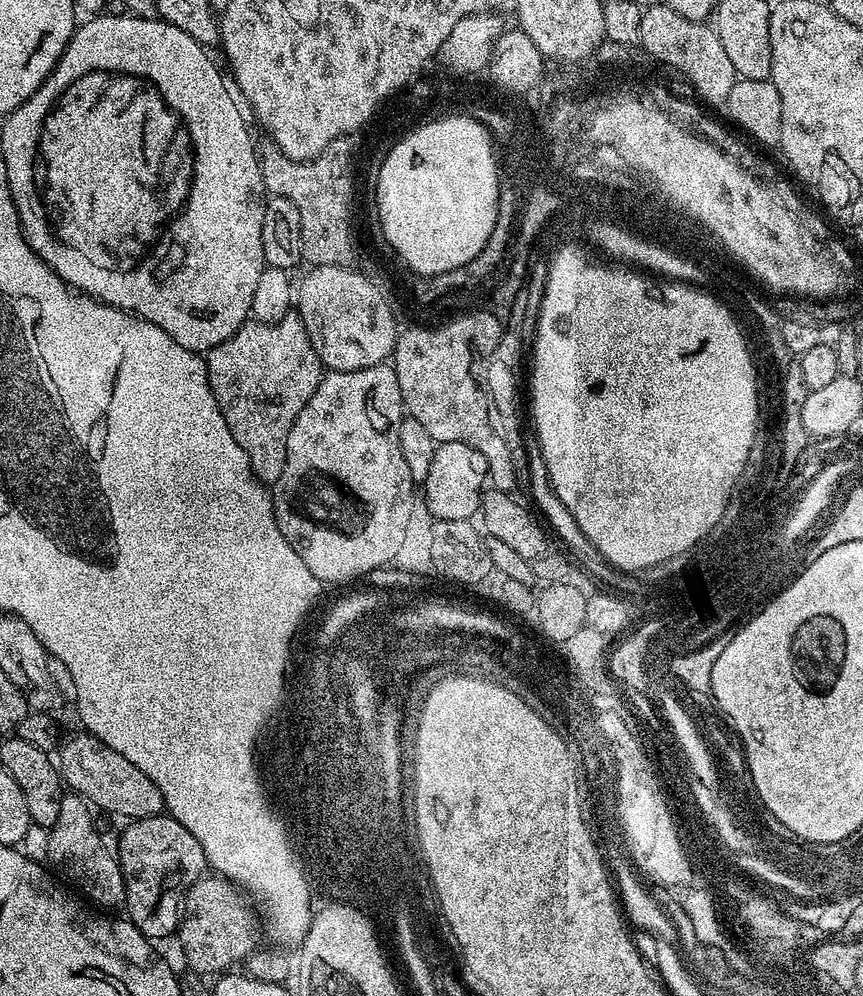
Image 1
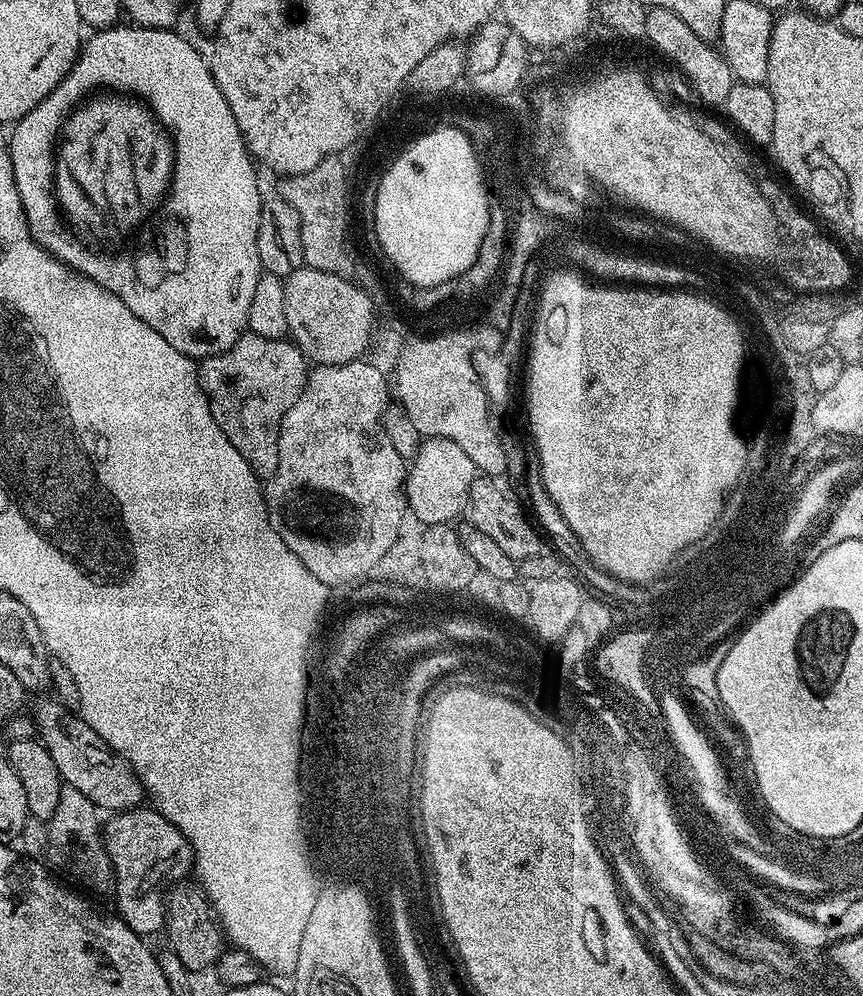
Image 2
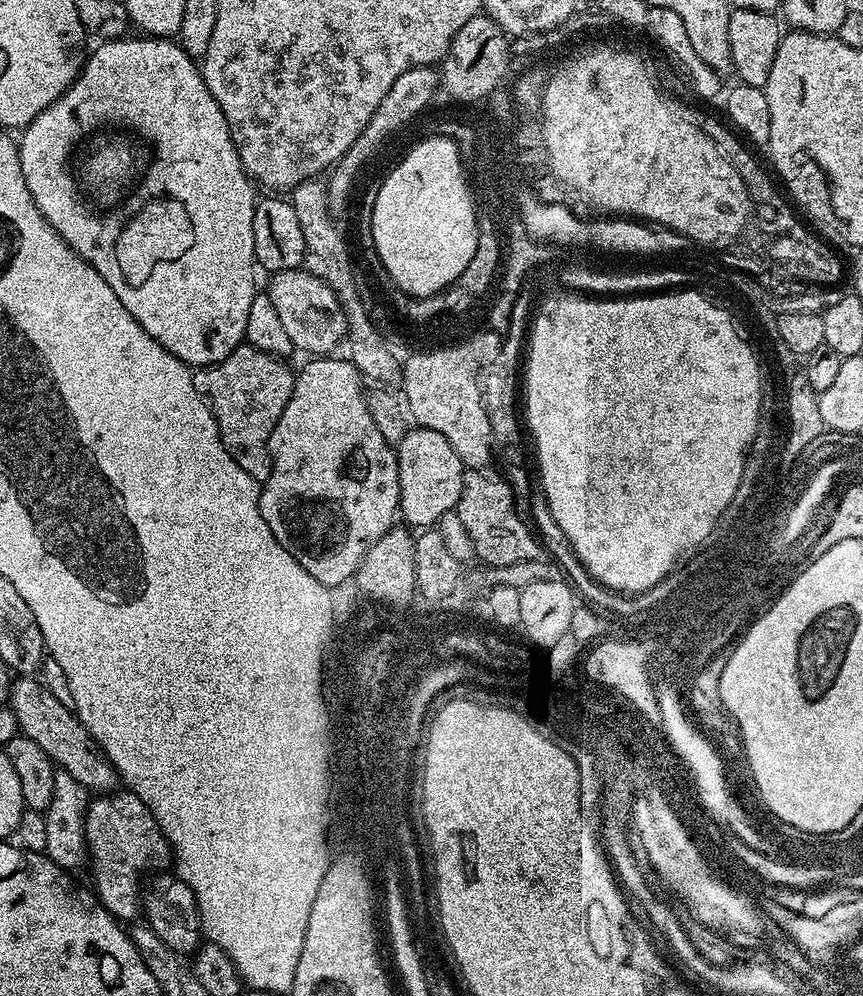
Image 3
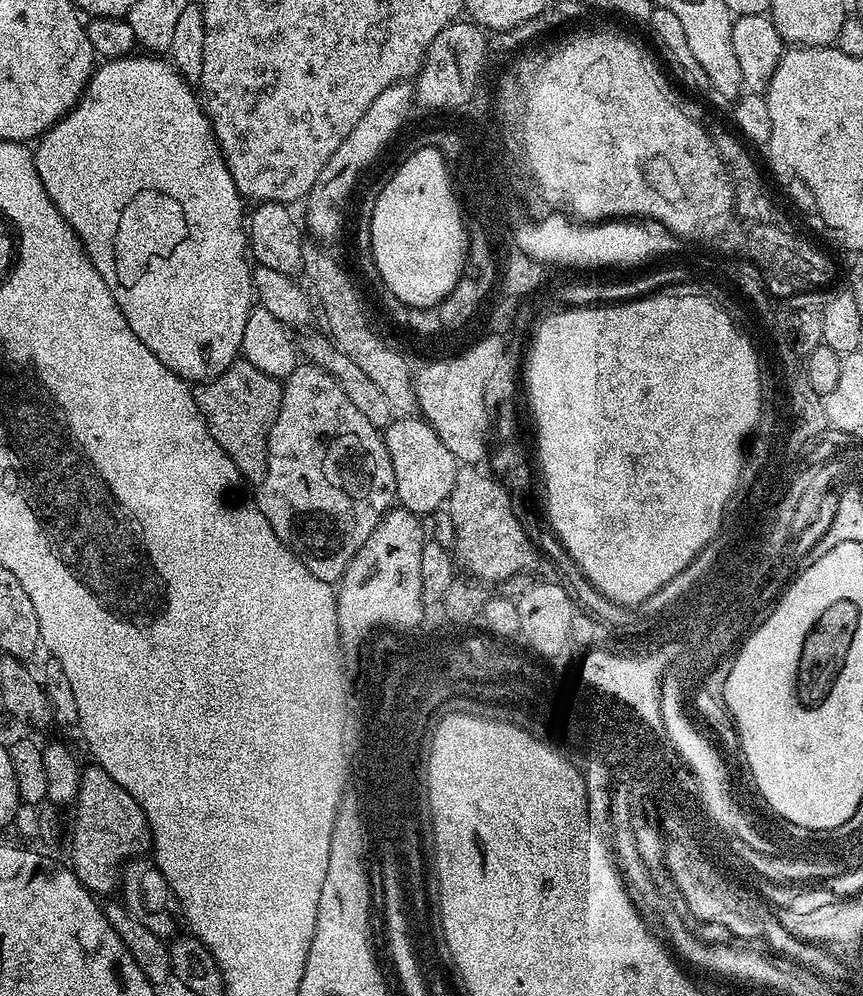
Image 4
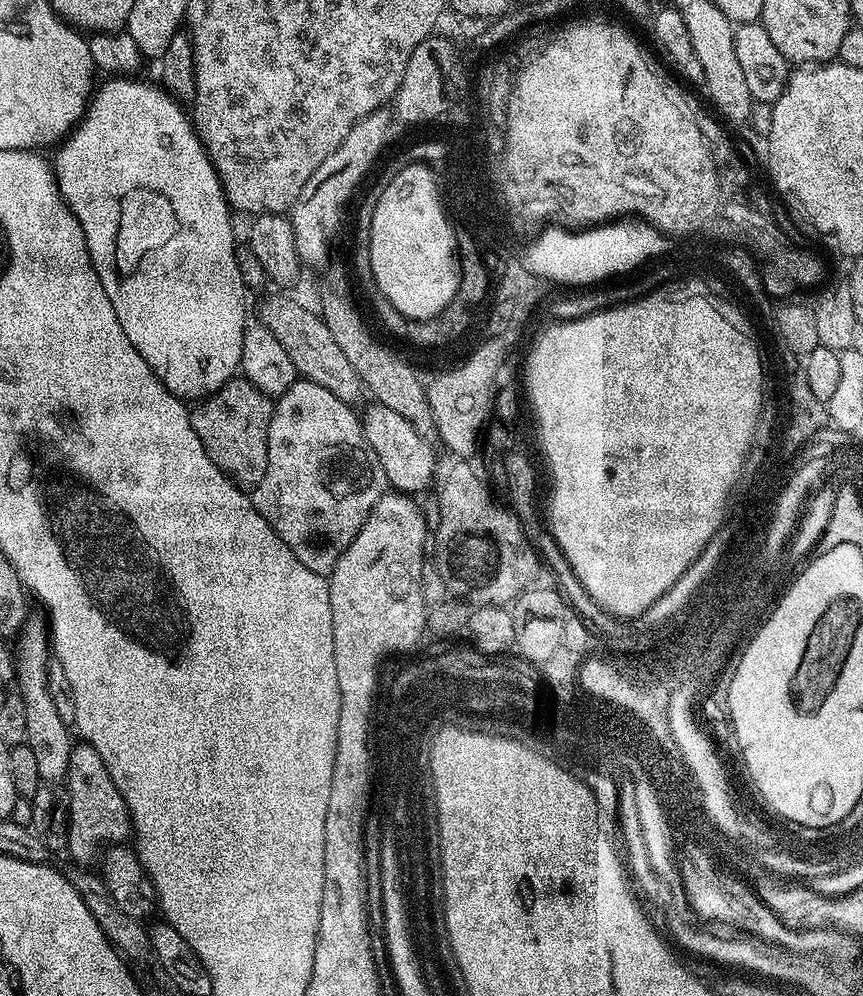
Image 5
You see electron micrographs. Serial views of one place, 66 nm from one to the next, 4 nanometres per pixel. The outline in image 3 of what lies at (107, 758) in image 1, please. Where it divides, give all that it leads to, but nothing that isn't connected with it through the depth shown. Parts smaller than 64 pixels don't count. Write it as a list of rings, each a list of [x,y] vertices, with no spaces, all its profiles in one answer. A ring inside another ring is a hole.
[[[16,678],[12,682],[10,707],[17,718],[19,731],[26,738],[38,742],[57,769],[63,769],[76,778],[89,793],[111,793],[118,784],[116,767],[104,758],[104,753],[89,736],[86,726],[82,726],[75,711],[62,706],[62,702],[58,702],[58,698],[54,698],[54,694],[50,694],[48,687],[39,679],[32,679],[36,678]]]

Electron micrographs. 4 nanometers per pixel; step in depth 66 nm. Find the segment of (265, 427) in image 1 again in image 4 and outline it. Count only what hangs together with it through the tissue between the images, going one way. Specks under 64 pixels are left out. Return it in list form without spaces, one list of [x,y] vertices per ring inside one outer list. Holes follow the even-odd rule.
[[[237,359],[225,372],[204,382],[204,390],[194,390],[196,404],[204,416],[204,424],[214,440],[224,444],[244,470],[244,479],[259,482],[268,465],[269,432],[282,406],[283,383],[270,374],[262,374],[258,366],[248,360]]]

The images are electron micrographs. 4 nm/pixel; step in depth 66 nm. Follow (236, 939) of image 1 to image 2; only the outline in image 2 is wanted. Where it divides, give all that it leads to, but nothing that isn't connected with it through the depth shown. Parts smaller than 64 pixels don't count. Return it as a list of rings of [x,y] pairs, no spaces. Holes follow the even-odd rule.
[[[177,882],[168,889],[164,900],[166,913],[167,947],[176,955],[178,962],[186,966],[194,974],[200,974],[213,967],[220,959],[220,953],[225,951],[226,937],[208,903],[203,888],[199,883]]]

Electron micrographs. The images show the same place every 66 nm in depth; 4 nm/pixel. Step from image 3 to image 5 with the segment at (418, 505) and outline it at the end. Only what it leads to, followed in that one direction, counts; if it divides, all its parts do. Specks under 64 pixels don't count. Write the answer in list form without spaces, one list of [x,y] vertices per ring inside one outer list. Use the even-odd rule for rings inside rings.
[[[375,402],[369,405],[369,408],[362,412],[364,437],[374,450],[389,485],[395,491],[405,494],[427,493],[433,487],[434,477],[437,475],[433,445],[420,437],[418,430],[414,430],[414,426],[410,426],[410,422],[402,418],[402,414],[394,414],[394,410]]]

